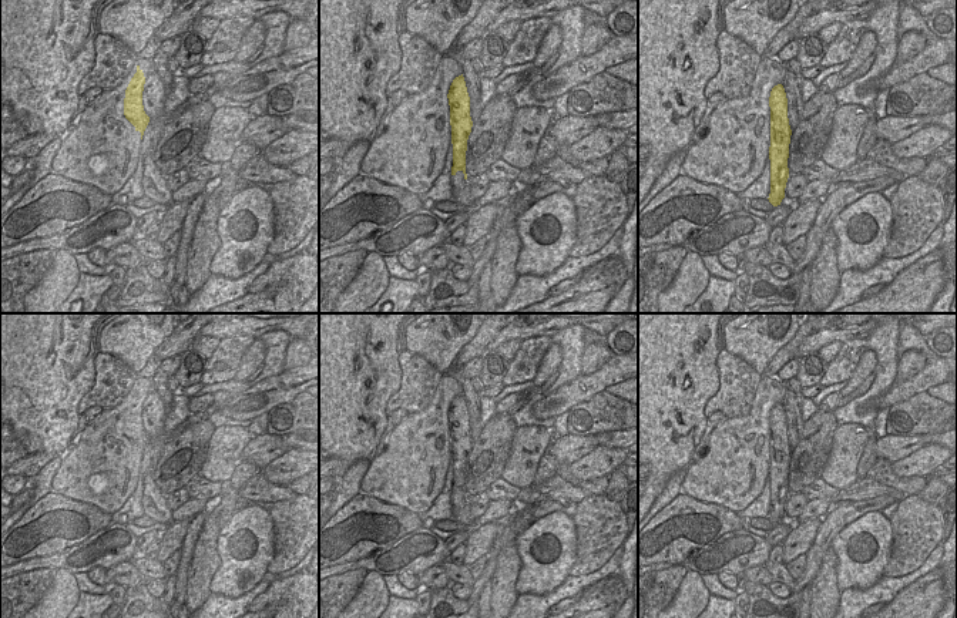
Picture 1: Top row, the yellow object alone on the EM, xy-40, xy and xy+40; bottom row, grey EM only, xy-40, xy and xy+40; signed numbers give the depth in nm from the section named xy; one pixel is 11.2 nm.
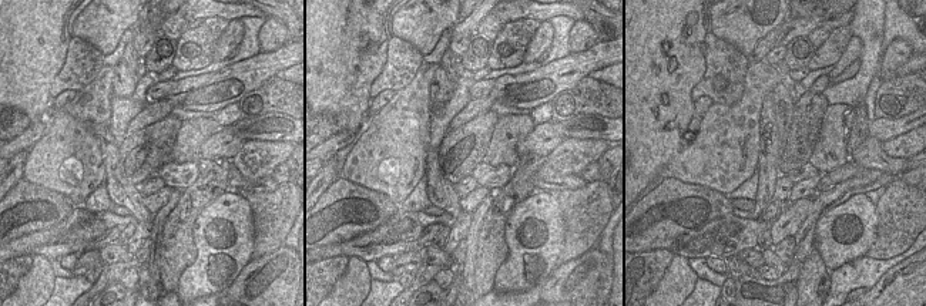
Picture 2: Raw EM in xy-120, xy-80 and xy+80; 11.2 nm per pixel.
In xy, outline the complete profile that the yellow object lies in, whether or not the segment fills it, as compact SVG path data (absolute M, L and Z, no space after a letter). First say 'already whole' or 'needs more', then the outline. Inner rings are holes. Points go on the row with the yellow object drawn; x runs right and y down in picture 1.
already whole; M463 74L453 80L447 98L450 105L450 125L453 144L451 175L456 175L457 171L461 171L464 174L464 179L467 179L466 151L473 121L470 117L470 97Z

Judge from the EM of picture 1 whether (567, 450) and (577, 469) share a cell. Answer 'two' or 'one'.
two

